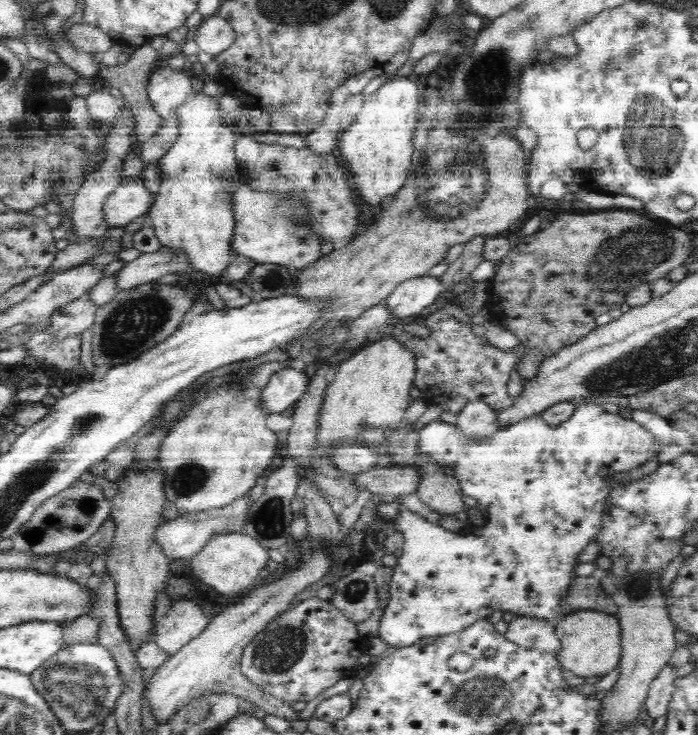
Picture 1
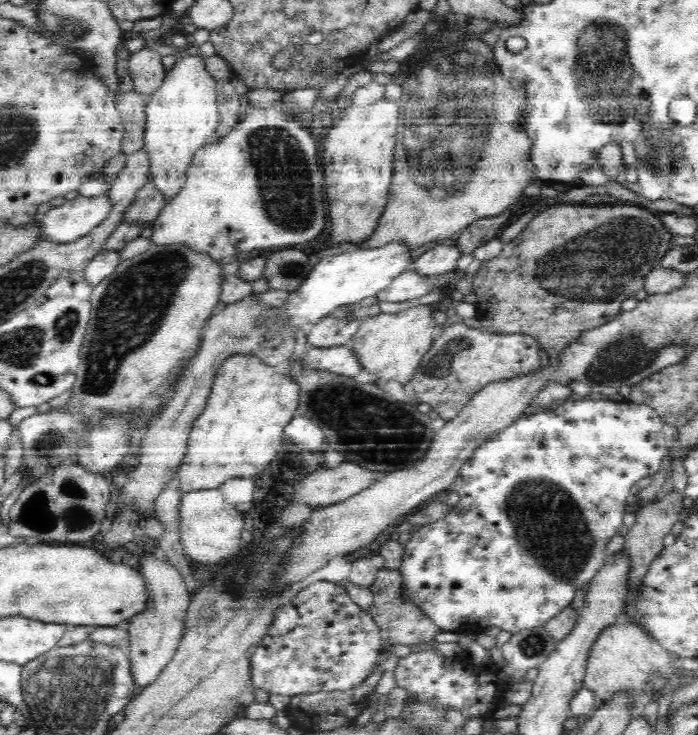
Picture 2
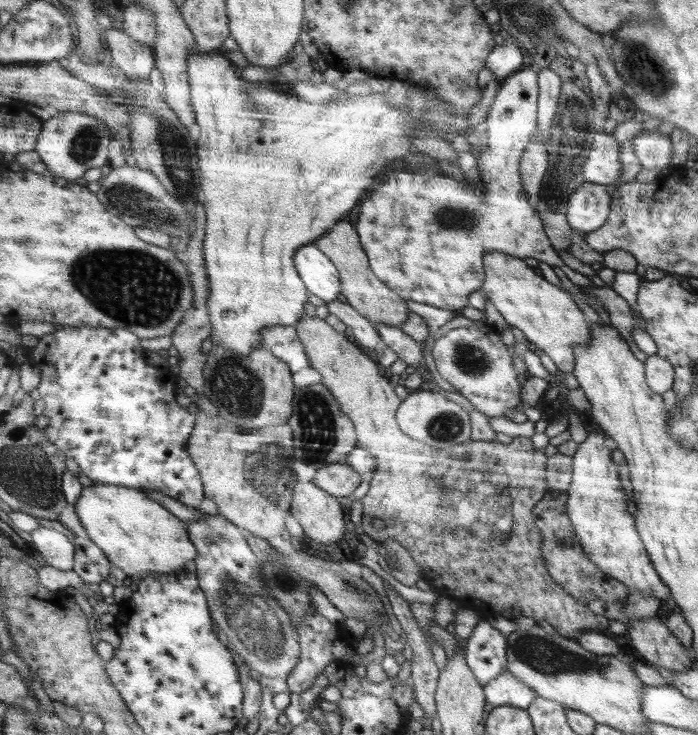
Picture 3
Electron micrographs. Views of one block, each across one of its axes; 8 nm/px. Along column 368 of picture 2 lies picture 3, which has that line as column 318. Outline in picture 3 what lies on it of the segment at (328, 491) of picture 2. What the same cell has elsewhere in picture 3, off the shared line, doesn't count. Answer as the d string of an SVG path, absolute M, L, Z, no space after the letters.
M335 463L316 471L312 482L338 498L349 498L363 482L363 476L344 463Z

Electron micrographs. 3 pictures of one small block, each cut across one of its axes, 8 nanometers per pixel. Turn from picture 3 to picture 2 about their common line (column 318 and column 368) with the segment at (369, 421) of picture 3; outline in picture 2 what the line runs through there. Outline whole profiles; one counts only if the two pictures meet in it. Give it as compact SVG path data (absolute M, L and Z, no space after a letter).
M417 305L404 312L367 317L360 323L358 332L349 342L354 356L359 360L362 369L375 372L374 384L395 380L400 384L410 382L423 356L434 342L436 321L432 320L432 310L428 305Z

